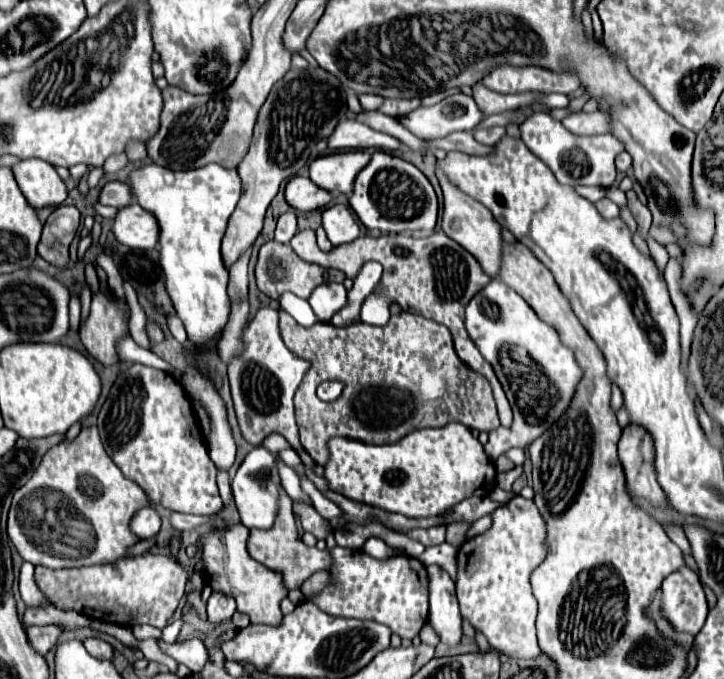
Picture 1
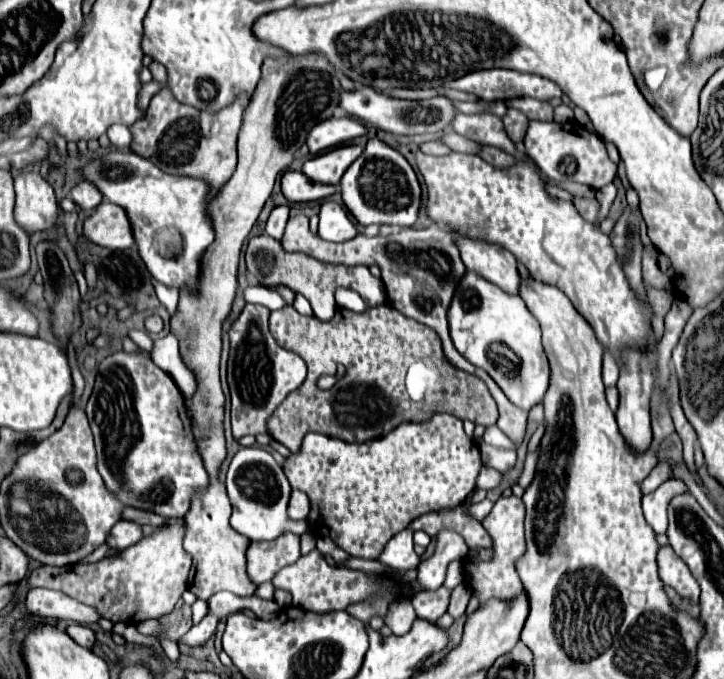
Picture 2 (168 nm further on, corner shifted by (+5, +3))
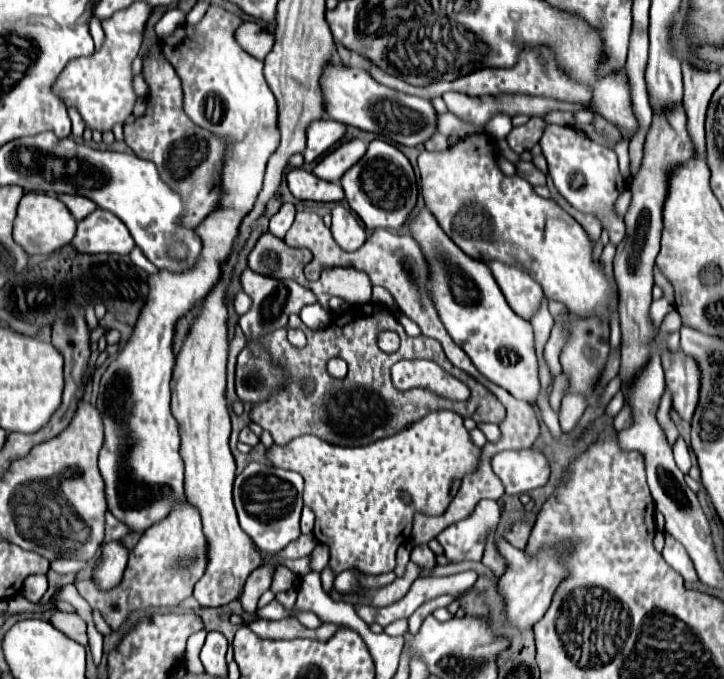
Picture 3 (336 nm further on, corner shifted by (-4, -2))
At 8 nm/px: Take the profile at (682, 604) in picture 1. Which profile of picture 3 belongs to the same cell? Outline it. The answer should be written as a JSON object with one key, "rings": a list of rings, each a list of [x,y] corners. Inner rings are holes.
{"rings":[[[665,532],[663,558],[665,558],[665,562],[667,562],[673,570],[677,570],[677,572],[685,578],[685,582],[689,582],[689,584],[691,584],[691,582],[697,582],[697,572],[695,572],[695,568],[693,568],[693,564],[691,564],[691,558],[687,556],[683,544],[679,544],[679,540],[675,540],[669,532]]]}

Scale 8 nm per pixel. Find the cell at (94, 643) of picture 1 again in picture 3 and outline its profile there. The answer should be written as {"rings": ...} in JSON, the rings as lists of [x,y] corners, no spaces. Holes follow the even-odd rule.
{"rings":[[[53,612],[51,620],[49,620],[57,630],[61,630],[63,634],[67,634],[71,640],[87,646],[87,624],[85,620],[75,614],[75,612]]]}

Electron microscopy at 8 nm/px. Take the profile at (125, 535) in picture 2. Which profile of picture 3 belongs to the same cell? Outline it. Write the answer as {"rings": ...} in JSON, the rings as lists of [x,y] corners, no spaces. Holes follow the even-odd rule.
{"rings":[[[109,542],[103,546],[103,552],[93,568],[93,580],[103,590],[115,588],[123,578],[123,568],[127,564],[127,550],[119,542]]]}

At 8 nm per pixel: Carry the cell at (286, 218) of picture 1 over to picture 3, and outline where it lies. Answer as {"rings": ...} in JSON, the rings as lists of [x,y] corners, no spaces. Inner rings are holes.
{"rings":[[[287,202],[287,204],[283,204],[279,208],[277,214],[271,216],[271,220],[269,220],[269,232],[273,232],[275,236],[283,238],[287,234],[287,230],[291,228],[293,220],[295,220],[295,206]]]}

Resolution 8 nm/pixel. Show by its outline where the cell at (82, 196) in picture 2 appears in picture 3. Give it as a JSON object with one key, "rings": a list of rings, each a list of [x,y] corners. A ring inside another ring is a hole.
{"rings":[[[61,194],[61,196],[57,196],[65,206],[67,206],[67,210],[71,212],[71,216],[79,222],[79,220],[83,220],[85,216],[89,216],[97,206],[89,200],[89,198],[83,198],[83,196],[71,196],[71,194]]]}

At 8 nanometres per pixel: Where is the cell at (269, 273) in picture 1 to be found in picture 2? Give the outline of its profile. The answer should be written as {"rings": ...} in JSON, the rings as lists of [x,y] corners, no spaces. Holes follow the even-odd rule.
{"rings":[[[258,235],[252,237],[246,249],[246,267],[250,271],[250,275],[258,281],[258,285],[264,287],[276,287],[276,285],[286,285],[290,287],[294,293],[302,293],[314,309],[314,315],[318,319],[330,319],[336,313],[336,305],[334,305],[334,291],[338,287],[346,287],[359,293],[362,299],[368,303],[368,307],[378,307],[386,303],[386,289],[384,283],[374,277],[366,266],[356,266],[352,269],[342,267],[342,265],[328,265],[322,263],[310,255],[304,253],[288,253],[282,249],[282,243],[272,239],[270,235]]]}

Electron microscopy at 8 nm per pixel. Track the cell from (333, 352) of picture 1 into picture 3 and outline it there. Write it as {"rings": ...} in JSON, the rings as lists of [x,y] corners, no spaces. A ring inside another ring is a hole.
{"rings":[[[363,304],[363,306],[351,306],[347,312],[339,314],[333,324],[325,330],[311,330],[307,328],[301,318],[291,316],[289,324],[281,330],[275,330],[275,334],[269,336],[261,336],[255,340],[259,346],[263,346],[273,360],[283,364],[283,370],[287,372],[287,376],[291,376],[291,384],[287,384],[287,388],[279,388],[279,392],[275,392],[273,400],[265,400],[259,404],[253,404],[251,408],[251,422],[259,424],[263,430],[269,430],[273,436],[273,442],[277,446],[285,446],[289,444],[293,438],[303,436],[303,434],[313,434],[329,444],[337,444],[337,446],[357,446],[357,444],[367,444],[371,440],[379,440],[379,438],[387,438],[397,434],[399,430],[403,430],[405,426],[421,420],[427,412],[431,410],[455,410],[459,416],[463,418],[473,418],[477,424],[479,422],[493,422],[499,424],[505,418],[505,408],[503,404],[483,386],[479,384],[473,376],[467,376],[463,370],[455,368],[441,344],[433,338],[427,336],[417,336],[411,338],[403,332],[403,328],[399,328],[399,322],[395,320],[395,316],[381,304]],[[289,328],[301,328],[307,336],[307,346],[305,348],[293,348],[287,342],[287,330]],[[381,330],[395,330],[401,338],[401,348],[395,354],[385,354],[379,350],[377,346],[377,334]],[[339,356],[349,364],[349,372],[343,380],[335,380],[327,374],[327,360]],[[417,358],[427,358],[437,362],[439,366],[443,366],[449,374],[453,374],[455,378],[459,378],[461,382],[465,382],[471,390],[469,400],[465,402],[447,402],[427,390],[407,390],[407,392],[399,392],[393,388],[393,384],[389,384],[389,370],[397,360],[417,360]],[[311,376],[315,380],[315,392],[311,396],[305,396],[301,390],[301,384],[297,382],[297,378],[305,378]]]}

